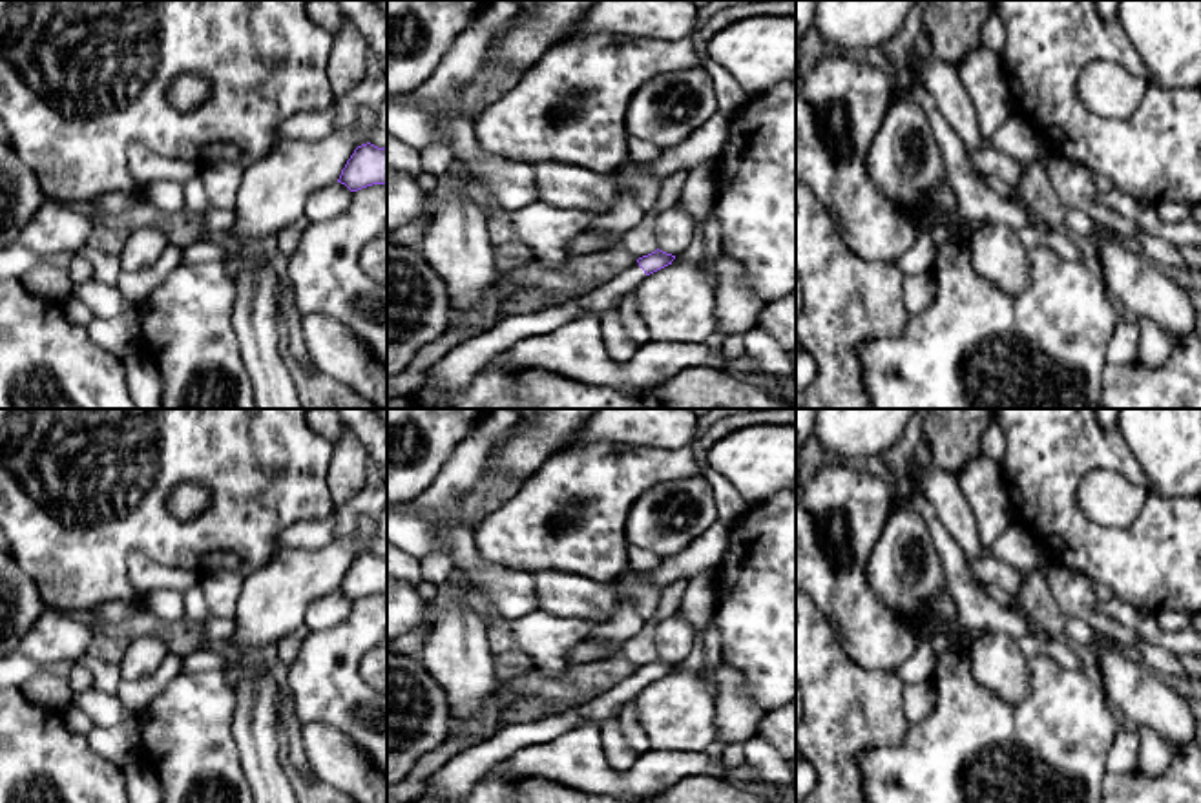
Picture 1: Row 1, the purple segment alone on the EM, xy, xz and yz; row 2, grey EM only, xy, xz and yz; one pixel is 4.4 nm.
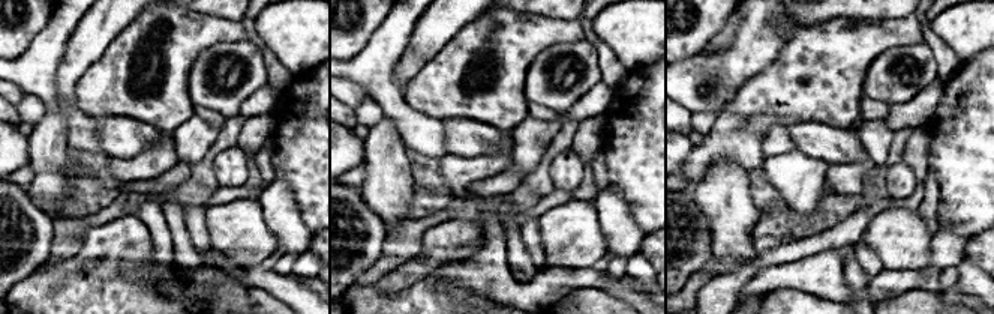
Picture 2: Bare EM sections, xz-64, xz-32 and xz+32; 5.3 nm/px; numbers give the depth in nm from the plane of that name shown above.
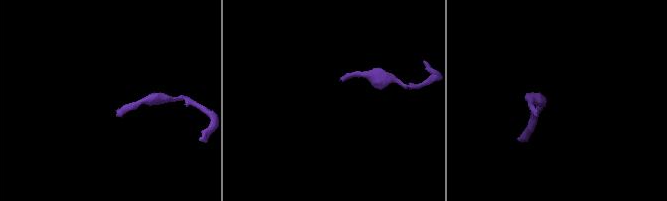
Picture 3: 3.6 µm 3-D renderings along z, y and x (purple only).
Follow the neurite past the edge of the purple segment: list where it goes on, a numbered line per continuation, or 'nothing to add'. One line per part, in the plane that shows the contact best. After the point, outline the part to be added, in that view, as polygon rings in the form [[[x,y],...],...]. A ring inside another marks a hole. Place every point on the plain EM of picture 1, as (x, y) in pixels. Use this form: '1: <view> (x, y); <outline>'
1: xz (457, 776); [[[635,672],[582,706],[535,723],[517,723],[495,730],[491,735],[449,759],[433,776],[436,796],[444,801],[460,801],[478,779],[486,777],[491,768],[511,754],[529,745],[553,741],[586,721],[602,725],[610,717],[619,717],[624,704],[635,699],[644,686],[644,679]]]

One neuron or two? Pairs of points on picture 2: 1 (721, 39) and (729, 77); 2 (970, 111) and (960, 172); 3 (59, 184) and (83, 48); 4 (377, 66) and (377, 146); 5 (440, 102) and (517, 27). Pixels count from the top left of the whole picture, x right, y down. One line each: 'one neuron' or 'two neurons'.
1: two neurons
2: one neuron
3: one neuron
4: two neurons
5: one neuron

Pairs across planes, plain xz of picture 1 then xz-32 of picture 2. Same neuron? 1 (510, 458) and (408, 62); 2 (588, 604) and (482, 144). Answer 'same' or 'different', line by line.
1: same
2: same

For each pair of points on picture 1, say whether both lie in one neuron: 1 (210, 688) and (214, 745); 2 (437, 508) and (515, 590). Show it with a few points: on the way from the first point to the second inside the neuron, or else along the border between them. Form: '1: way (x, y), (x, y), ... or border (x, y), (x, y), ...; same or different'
1: way (210, 703), (210, 730); same
2: way (453, 531), (462, 541), (464, 553), (491, 579); same

